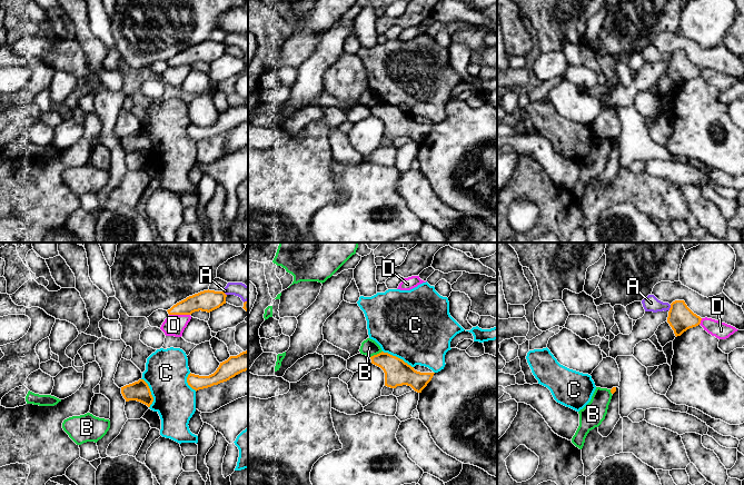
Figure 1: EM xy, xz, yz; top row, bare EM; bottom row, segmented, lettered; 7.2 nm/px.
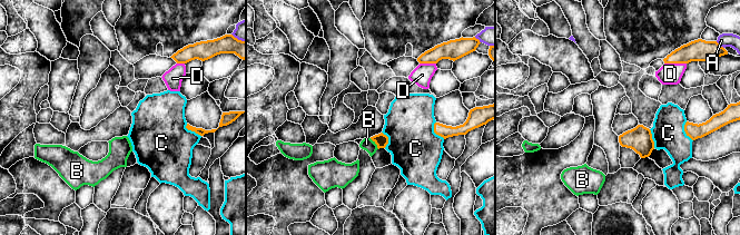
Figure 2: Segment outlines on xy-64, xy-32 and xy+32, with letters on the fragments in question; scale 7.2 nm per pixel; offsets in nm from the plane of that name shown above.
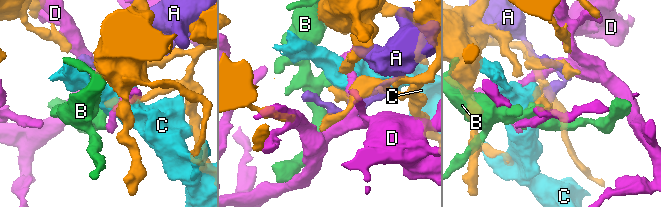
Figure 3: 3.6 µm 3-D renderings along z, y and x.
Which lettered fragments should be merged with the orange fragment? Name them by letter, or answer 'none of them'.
none of them

